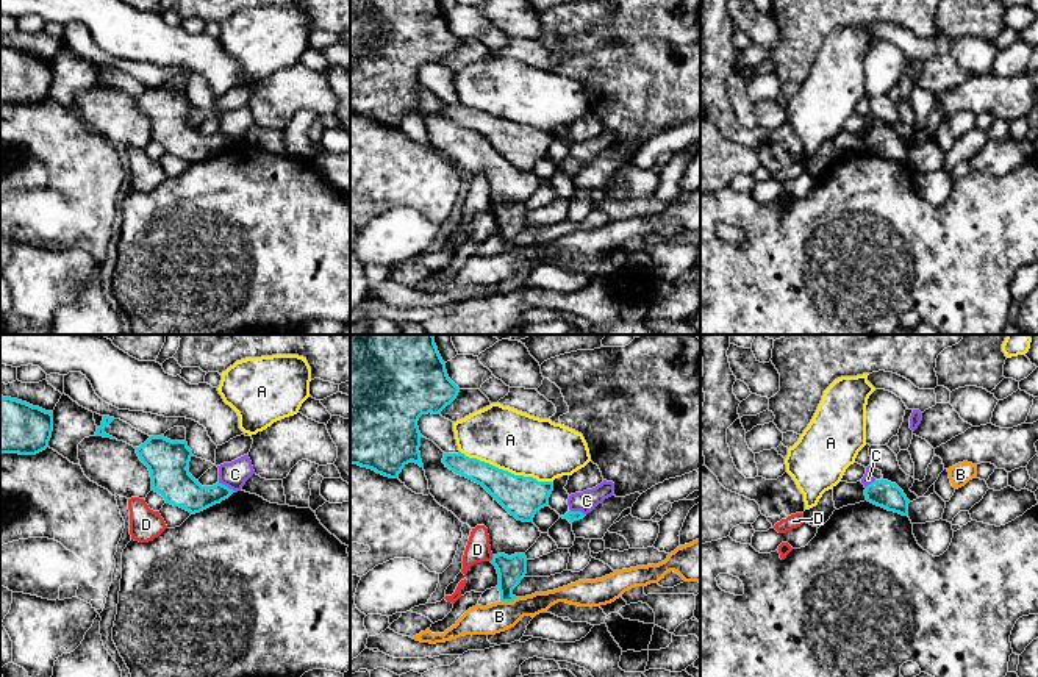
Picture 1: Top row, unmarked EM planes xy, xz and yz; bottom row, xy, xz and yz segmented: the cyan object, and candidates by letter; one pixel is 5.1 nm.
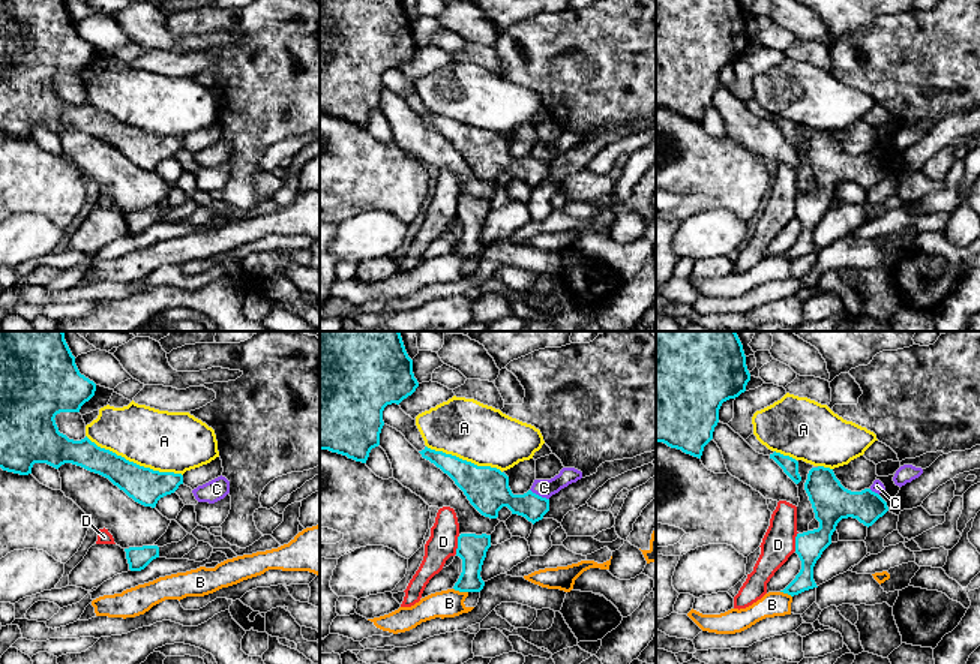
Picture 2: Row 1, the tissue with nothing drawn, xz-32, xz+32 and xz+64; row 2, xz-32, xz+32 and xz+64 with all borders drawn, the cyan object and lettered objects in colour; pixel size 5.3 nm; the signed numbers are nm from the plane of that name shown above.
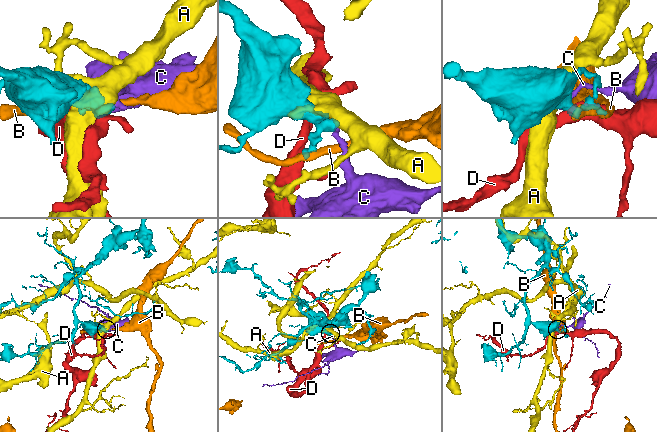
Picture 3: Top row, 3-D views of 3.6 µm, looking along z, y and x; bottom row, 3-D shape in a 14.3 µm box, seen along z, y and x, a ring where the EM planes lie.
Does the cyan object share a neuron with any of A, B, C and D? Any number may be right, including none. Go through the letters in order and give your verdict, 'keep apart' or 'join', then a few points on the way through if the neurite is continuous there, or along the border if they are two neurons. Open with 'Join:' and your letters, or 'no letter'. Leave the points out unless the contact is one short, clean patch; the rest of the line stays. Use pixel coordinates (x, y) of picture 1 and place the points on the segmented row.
Join: no letter
A: keep apart
B: keep apart | along xz (518, 598), (501, 601)
C: keep apart | along xz (569, 508), (580, 510), (585, 515)
D: keep apart

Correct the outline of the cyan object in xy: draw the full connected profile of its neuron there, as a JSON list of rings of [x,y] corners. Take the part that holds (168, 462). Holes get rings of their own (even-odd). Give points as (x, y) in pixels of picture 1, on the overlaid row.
[[[150,436],[144,444],[134,449],[139,460],[150,471],[152,491],[161,494],[166,503],[195,514],[220,503],[234,493],[222,483],[202,486],[189,474],[188,467],[192,450],[186,441]]]

